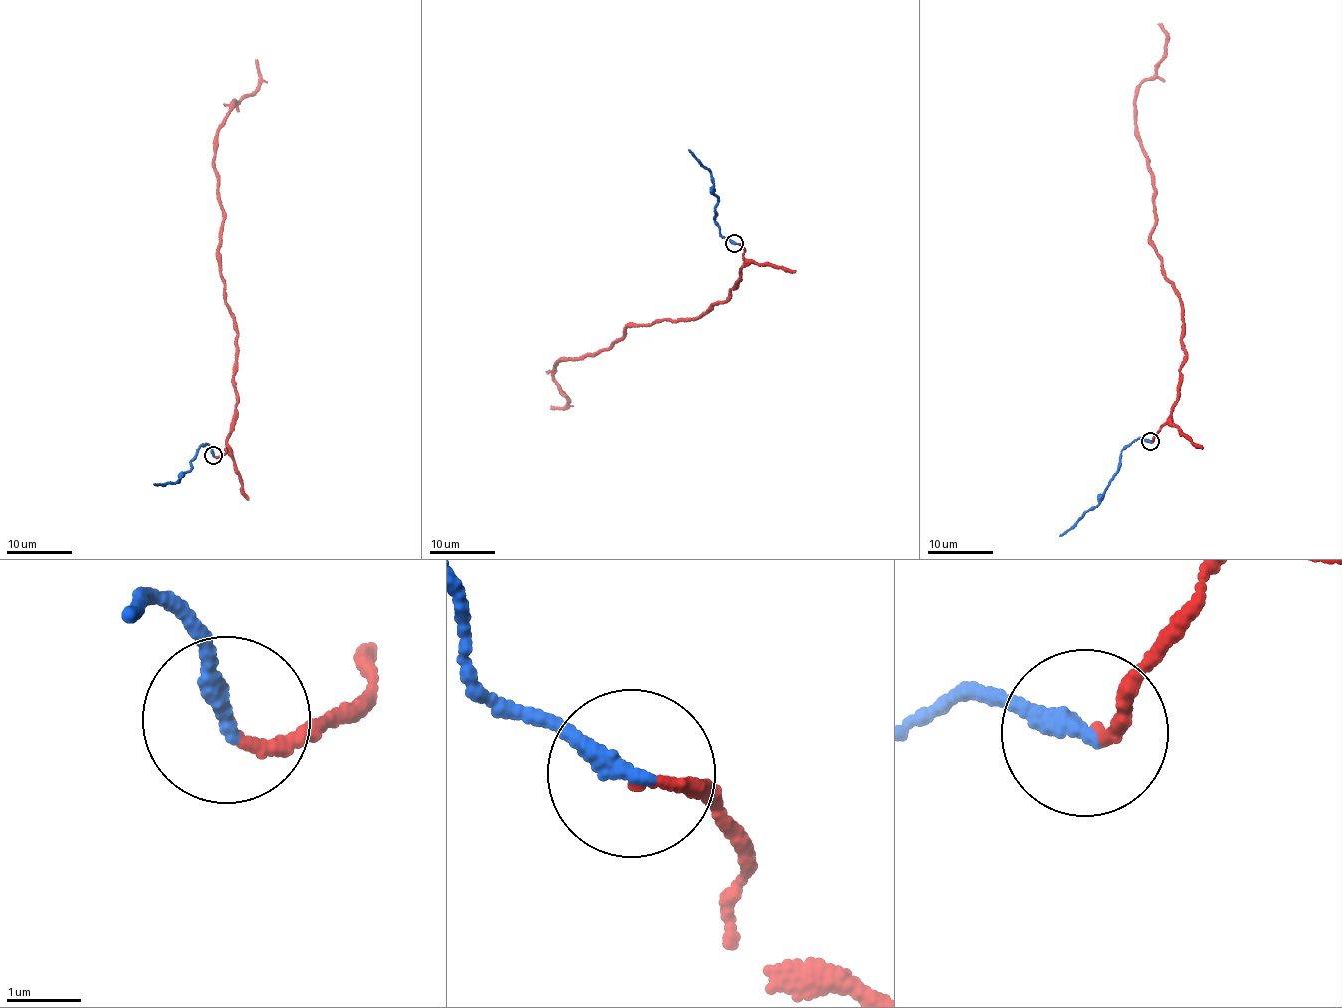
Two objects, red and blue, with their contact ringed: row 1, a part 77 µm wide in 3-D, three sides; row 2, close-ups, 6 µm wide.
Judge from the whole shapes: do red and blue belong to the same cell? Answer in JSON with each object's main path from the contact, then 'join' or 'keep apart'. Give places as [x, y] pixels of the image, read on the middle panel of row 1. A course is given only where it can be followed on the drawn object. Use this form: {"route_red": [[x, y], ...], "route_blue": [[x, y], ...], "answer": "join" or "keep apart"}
{"route_red": [[734, 244], [743, 266], [722, 303], [695, 320], [627, 327], [607, 349], [554, 364], [568, 401], [551, 409]], "route_blue": [[734, 242], [720, 234], [715, 219], [718, 200], [711, 171], [701, 166], [688, 150]], "answer": "join"}

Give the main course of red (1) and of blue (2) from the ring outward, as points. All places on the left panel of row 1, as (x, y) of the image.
1: (212, 455), (223, 453), (236, 412), (237, 331), (218, 253), (217, 129), (230, 105), (257, 88), (256, 60)
2: (213, 454), (205, 444), (191, 461), (191, 468), (177, 482), (154, 484)

